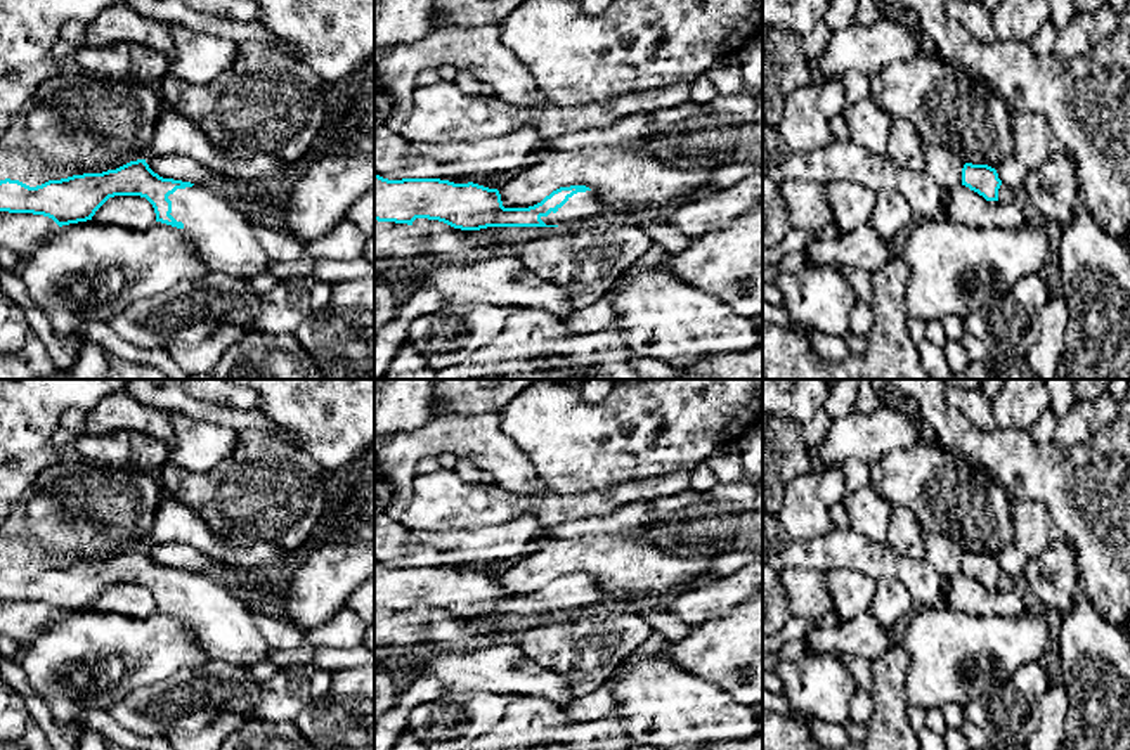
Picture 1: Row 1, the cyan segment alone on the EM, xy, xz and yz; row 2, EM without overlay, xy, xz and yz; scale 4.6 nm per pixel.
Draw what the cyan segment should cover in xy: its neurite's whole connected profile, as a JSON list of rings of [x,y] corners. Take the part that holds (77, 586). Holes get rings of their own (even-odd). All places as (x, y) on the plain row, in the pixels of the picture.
[[[146,547],[130,549],[102,561],[49,568],[36,575],[10,566],[0,568],[0,599],[43,603],[59,615],[92,608],[95,599],[114,584],[146,585],[154,596],[156,610],[185,617],[192,625],[198,646],[210,660],[248,669],[267,660],[272,651],[257,627],[248,601],[237,598],[220,577],[163,566],[149,556]]]

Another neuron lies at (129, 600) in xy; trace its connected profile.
[[[114,584],[95,599],[92,608],[99,613],[142,618],[156,610],[156,601],[146,585]]]

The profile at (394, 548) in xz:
[[[386,513],[374,514],[374,563],[388,568],[442,566],[444,551],[411,540],[411,532]]]

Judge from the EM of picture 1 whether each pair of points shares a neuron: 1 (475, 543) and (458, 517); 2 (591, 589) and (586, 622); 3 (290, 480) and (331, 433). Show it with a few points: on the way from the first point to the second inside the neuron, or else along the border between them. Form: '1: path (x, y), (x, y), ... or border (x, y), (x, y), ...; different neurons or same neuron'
1: border (506, 522), (449, 529), (444, 534); different neurons
2: border (602, 605), (558, 614); different neurons
3: border (297, 449), (326, 473); different neurons

